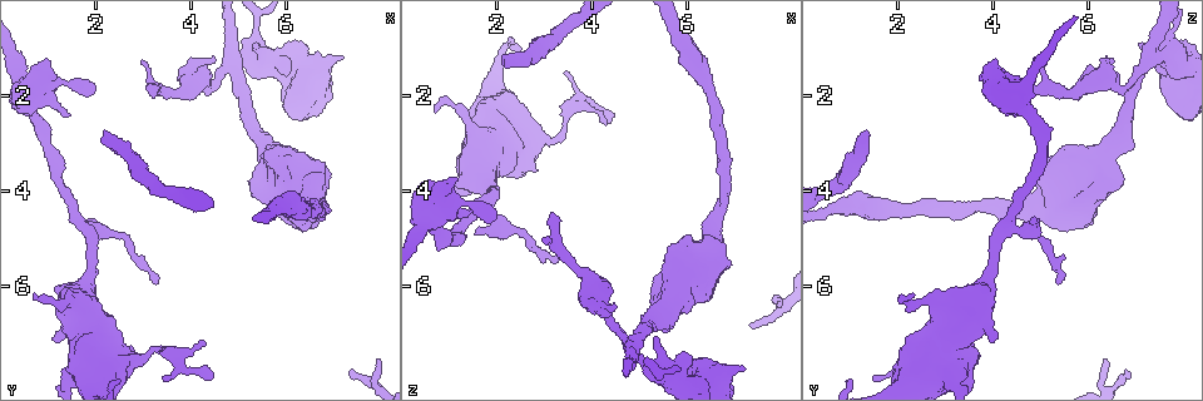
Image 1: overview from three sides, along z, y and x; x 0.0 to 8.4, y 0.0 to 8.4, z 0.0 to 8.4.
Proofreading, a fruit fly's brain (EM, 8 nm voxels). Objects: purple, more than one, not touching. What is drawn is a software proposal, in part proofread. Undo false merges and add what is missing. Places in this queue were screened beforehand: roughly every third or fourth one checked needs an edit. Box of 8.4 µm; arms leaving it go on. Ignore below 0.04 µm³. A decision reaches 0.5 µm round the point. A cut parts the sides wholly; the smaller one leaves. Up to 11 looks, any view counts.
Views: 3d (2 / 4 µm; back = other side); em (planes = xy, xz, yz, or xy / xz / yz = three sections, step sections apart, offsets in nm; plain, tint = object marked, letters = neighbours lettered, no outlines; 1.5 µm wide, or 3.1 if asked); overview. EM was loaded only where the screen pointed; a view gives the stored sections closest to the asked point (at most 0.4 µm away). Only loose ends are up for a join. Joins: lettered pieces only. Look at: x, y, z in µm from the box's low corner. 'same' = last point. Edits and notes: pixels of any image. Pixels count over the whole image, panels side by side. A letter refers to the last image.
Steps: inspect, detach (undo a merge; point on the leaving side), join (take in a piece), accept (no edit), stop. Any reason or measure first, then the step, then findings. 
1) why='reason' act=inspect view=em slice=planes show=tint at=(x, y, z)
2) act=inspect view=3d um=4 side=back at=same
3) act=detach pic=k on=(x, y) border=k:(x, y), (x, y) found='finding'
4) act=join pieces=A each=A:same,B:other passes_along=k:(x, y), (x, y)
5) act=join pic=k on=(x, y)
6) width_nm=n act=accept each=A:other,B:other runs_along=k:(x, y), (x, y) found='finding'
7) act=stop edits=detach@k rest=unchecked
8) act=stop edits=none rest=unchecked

why='thick end' act=inspect view=3d um=4 at=(0.50, 1.70, 3.85)

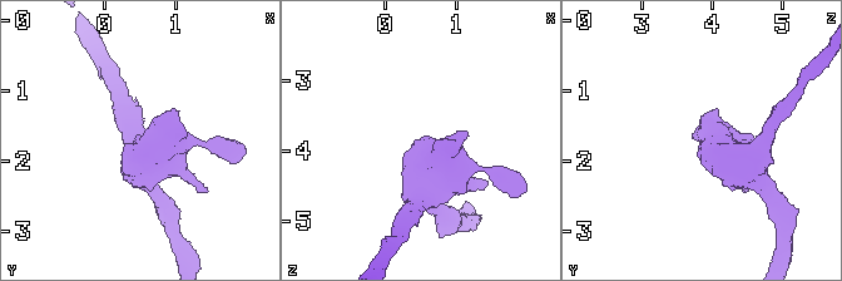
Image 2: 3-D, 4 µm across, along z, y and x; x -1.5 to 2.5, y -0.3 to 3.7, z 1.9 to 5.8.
why='need the tissue' act=inspect view=em slice=yz step=4 show=tint at=(0.50, 1.70, 3.85)

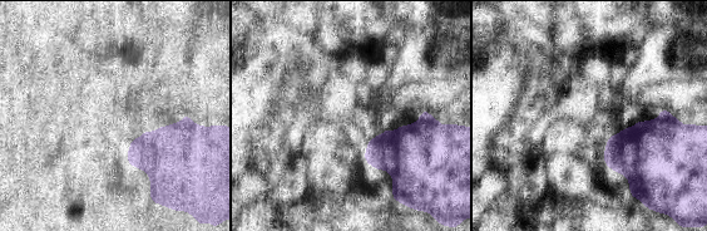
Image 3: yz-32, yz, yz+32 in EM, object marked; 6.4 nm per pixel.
why='another direction' act=inspect view=em slice=planes show=letters at=same

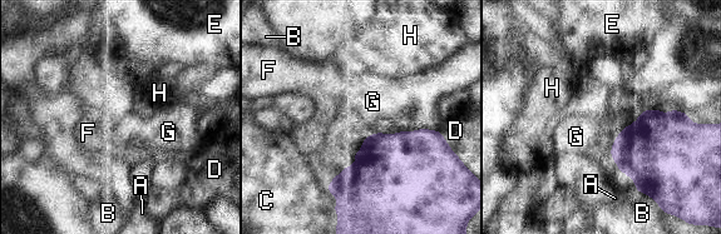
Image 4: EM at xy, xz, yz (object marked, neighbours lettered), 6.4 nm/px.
act=accept each=A:other,B:other,C:other,D:other,E:other,F:other,G:other,H:other border=4:(439, 129), (400, 132) found='none of them fits'

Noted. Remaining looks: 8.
why='end of a long branch' act=inspect view=em slice=planes show=letters at=(2.20, 2.75, 1.35)

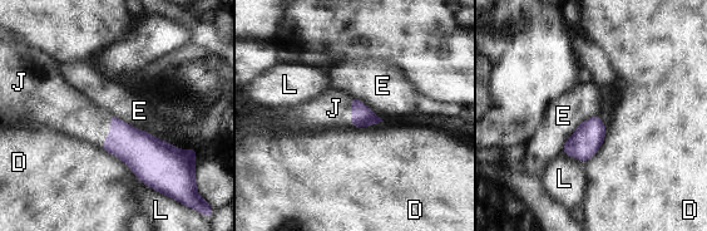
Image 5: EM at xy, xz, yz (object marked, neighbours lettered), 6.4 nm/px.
longest_contact=E:550nm act=join pieces=J each=D:other,E:other,J:same,L:other found='the neuron continues'

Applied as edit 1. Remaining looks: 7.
why='branch stops here' act=inspect view=em slice=planes show=tint at=(1.15, 7.10, 3.95)

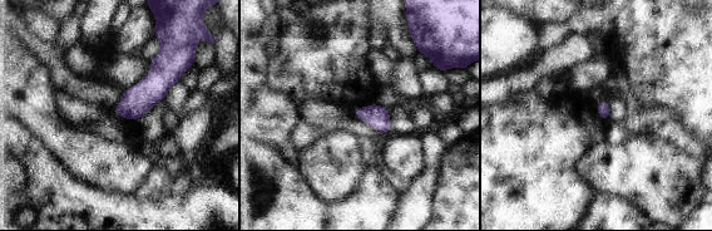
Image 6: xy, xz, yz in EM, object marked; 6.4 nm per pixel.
act=inspect view=em slice=planes show=letters at=same

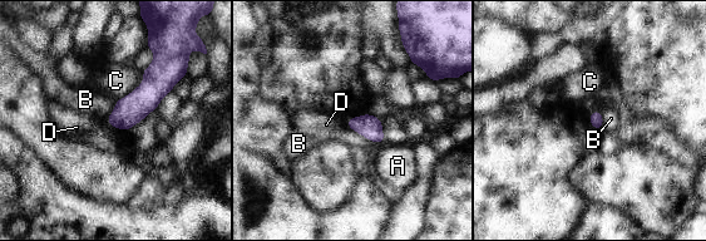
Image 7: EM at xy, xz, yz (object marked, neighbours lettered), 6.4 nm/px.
act=accept each=A:other,B:other,C:other,D:other border=7:(345, 122), (369, 139), (384, 143) found='none of them fits'

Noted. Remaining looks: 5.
why='four arms meet' act=inspect view=em slice=yz step=4 show=letters at=(4.90, 1.55, 7.05)

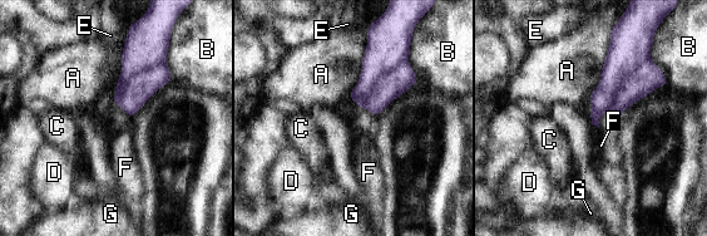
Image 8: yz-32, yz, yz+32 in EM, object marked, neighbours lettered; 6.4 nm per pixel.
why='cut it another way' act=inspect view=em slice=planes show=letters at=same

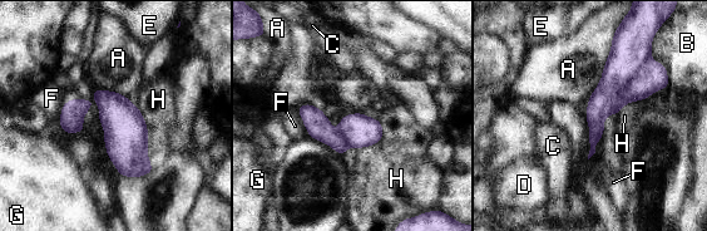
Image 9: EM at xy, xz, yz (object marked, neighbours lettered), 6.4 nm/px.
act=detach pic=9 on=(652, 77) each=A:other,B:other,C:other,D:other,E:other,F:other,G:other,H:other border=9:(649, 57), (619, 92), (613, 113) found='a second neuron is stuck on'

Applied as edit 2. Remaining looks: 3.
act=stop edits=join@5,detach@9 rest=unchecked

